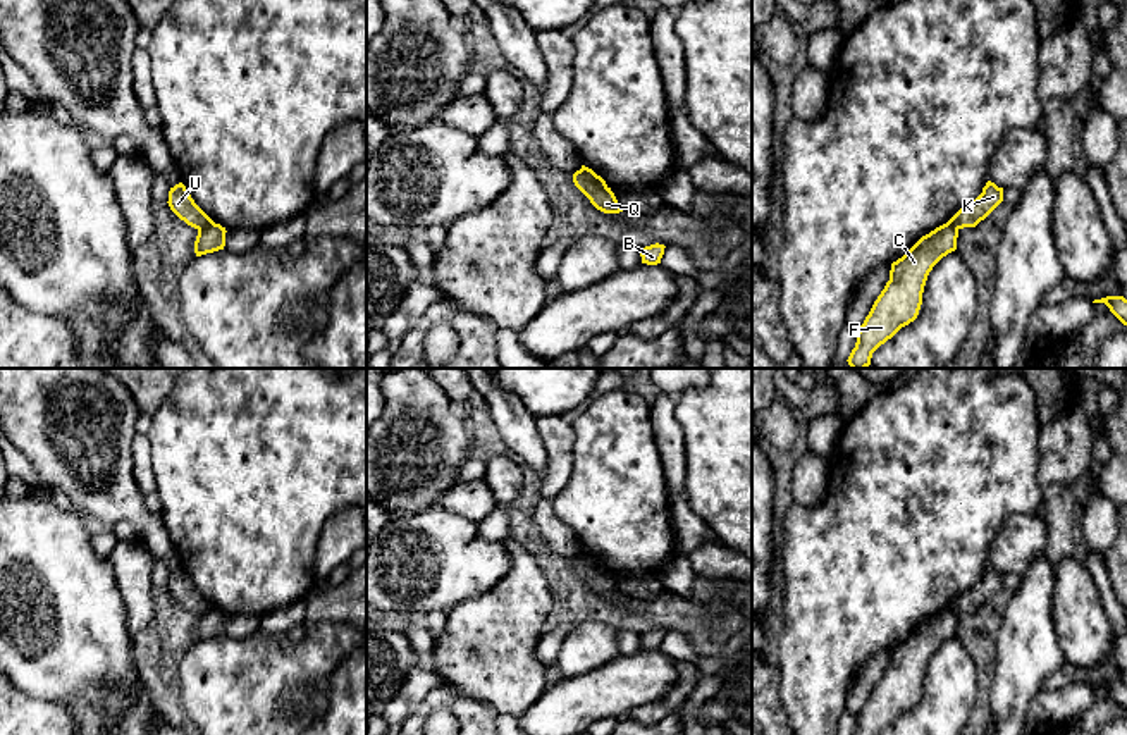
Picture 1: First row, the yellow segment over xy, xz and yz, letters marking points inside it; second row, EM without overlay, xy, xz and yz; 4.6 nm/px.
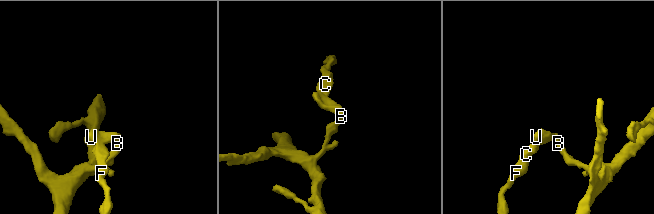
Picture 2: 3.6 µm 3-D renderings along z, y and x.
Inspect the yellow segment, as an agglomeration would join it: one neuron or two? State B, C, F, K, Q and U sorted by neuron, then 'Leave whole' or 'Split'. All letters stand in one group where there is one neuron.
Groups: B K Q U / C F. Split

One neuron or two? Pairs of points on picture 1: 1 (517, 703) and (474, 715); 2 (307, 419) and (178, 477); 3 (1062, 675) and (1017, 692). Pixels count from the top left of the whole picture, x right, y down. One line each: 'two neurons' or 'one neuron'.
1: two neurons
2: one neuron
3: two neurons

